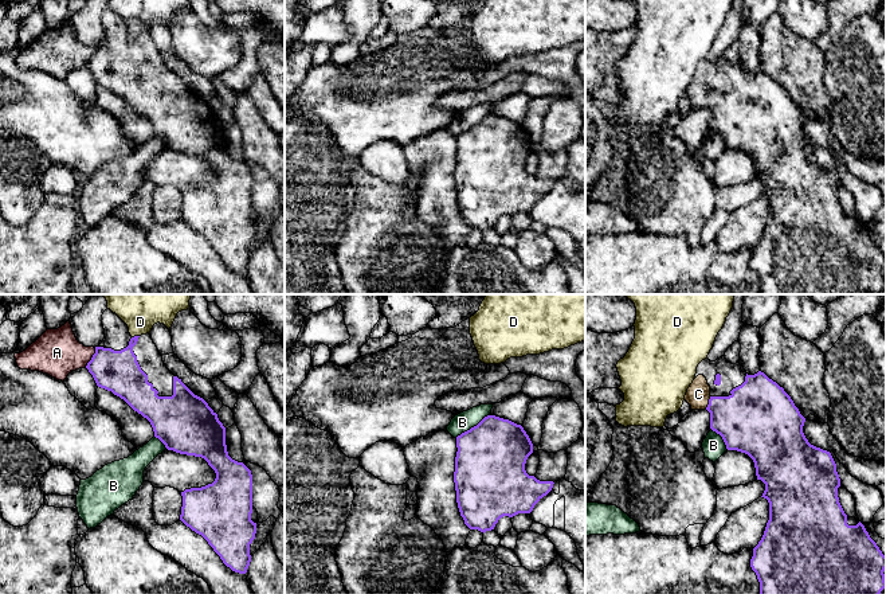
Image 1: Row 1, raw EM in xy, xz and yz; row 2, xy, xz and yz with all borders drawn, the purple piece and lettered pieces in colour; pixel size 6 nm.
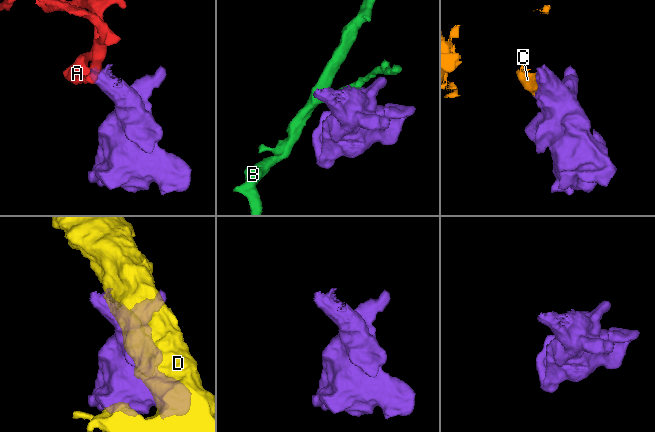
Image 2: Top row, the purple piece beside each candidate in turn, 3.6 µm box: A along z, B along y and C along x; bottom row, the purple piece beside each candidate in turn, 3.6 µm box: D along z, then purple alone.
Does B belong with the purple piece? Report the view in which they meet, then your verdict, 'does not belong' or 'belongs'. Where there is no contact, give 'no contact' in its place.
meets purple in xz; does not belong

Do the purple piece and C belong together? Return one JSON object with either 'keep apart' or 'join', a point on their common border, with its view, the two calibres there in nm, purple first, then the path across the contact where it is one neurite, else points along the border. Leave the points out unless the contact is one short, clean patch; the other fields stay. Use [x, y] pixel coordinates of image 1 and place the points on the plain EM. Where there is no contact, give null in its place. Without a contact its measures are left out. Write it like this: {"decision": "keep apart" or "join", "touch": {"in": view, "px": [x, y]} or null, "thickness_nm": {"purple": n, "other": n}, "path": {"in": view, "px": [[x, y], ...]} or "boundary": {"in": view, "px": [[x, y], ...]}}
{"decision": "join", "touch": {"in": "yz", "px": [709, 101]}, "thickness_nm": {"purple": 360, "other": 140}}

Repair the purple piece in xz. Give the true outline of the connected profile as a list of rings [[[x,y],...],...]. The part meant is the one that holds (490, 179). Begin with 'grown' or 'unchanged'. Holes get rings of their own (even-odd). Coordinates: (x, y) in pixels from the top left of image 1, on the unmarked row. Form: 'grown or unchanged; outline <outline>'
unchanged; outline [[[495,114],[485,116],[477,125],[456,136],[454,181],[456,202],[464,223],[481,231],[494,228],[503,215],[530,212],[546,195],[553,180],[540,180],[525,169],[533,142],[521,124]]]

